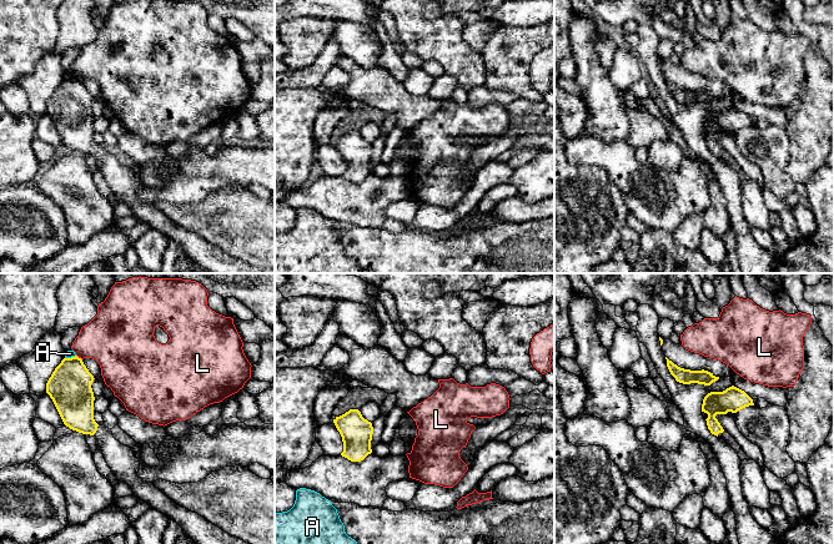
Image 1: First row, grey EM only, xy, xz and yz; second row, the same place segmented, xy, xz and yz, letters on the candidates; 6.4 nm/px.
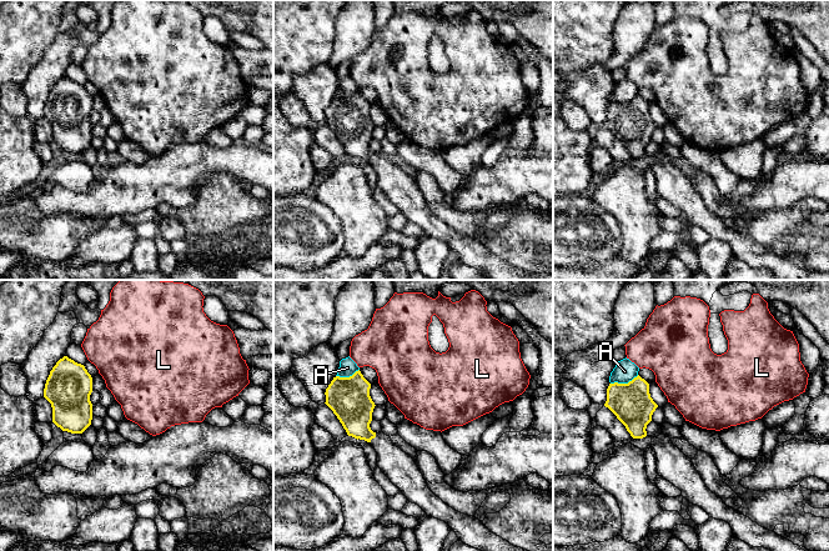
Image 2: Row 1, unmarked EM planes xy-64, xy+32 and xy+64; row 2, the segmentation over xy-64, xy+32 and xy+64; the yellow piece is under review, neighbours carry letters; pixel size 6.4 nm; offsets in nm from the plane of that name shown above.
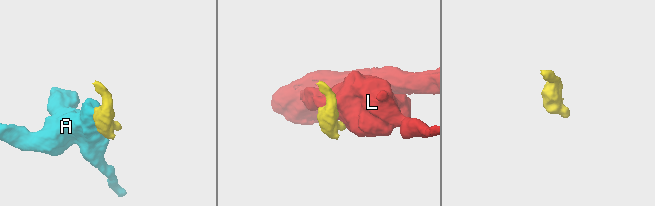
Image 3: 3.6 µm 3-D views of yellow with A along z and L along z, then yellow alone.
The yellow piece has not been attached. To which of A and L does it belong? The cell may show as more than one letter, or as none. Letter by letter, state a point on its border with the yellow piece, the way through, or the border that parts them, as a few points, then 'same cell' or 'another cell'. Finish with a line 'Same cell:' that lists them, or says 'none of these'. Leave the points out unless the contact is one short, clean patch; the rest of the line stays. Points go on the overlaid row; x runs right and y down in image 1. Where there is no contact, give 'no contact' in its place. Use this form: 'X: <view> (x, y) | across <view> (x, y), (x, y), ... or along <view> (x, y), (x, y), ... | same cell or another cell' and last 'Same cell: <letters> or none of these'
A: xy (71, 357) | along xy (75, 354), (65, 358) | another cell
L: xy (78, 357) | along xy (76, 354), (81, 359) | another cell
Same cell: none of these

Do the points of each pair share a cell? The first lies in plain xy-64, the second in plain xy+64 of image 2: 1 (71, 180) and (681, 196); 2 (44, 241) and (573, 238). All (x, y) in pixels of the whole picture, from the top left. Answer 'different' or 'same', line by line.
1: different
2: same

